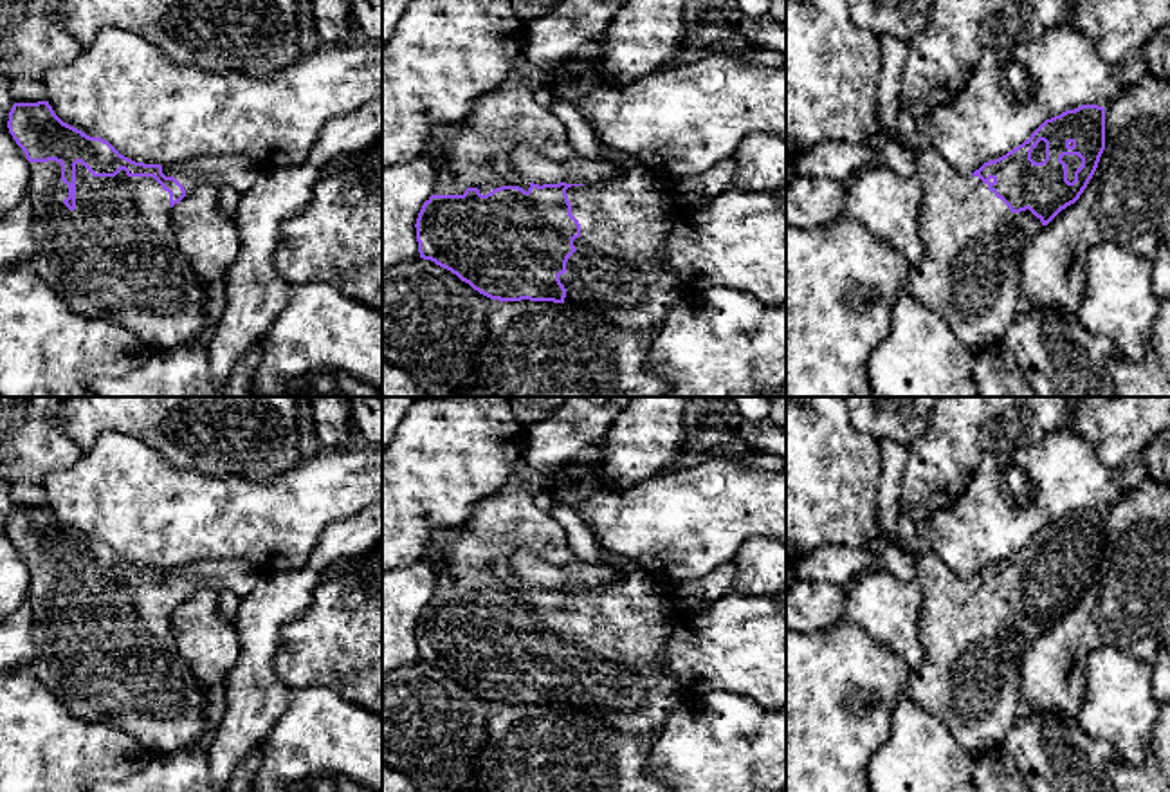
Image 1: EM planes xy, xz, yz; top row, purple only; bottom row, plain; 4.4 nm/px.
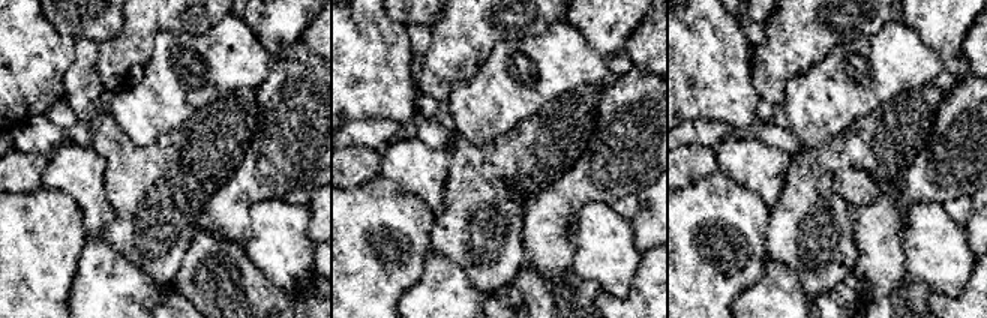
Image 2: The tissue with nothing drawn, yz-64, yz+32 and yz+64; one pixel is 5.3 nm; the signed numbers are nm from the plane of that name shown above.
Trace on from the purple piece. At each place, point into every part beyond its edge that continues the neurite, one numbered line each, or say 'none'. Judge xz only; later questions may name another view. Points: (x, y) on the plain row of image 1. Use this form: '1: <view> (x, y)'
1: xz (619, 673)

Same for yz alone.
1: yz (970, 673)

